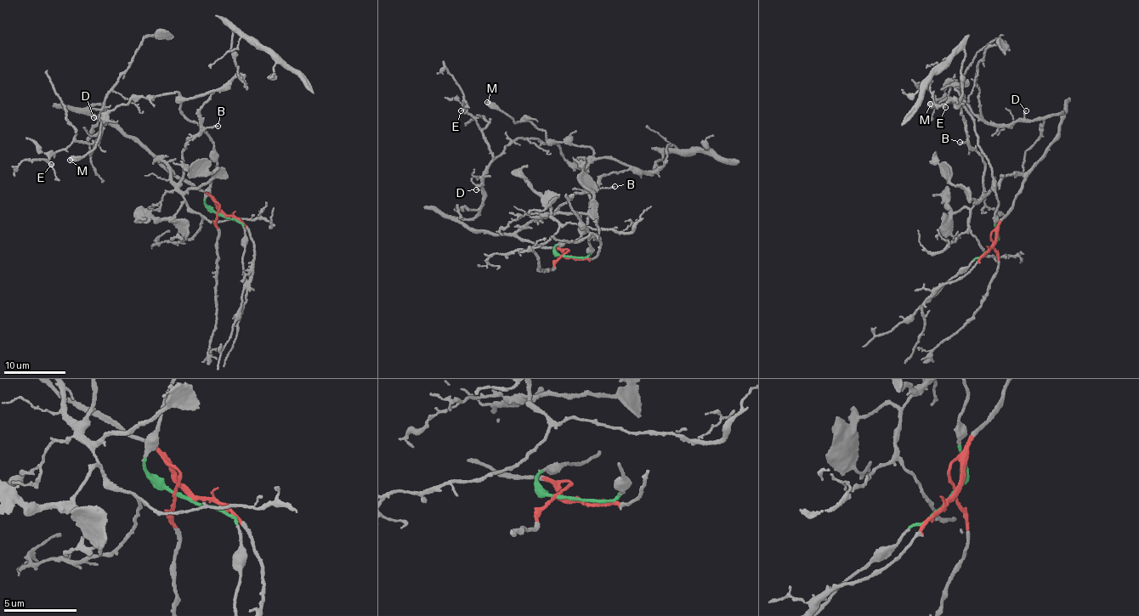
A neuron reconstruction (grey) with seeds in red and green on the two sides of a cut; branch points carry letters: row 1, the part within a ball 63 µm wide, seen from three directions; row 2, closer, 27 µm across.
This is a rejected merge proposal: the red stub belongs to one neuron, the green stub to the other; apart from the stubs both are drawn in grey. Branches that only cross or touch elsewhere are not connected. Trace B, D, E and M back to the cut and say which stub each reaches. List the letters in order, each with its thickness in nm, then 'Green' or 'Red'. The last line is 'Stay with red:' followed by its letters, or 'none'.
B: Thickness 130 nm. Red
D: Thickness 110 nm. Red
E: Thickness 120 nm. Red
M: Thickness 550 nm. Green
Stay with red: B, D, E

